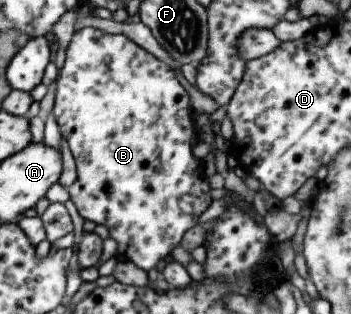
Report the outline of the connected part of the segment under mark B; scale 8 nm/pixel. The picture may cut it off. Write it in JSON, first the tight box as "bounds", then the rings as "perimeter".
{"bounds":[52,28,212,273],"perimeter":[[[83,28],[73,33],[71,42],[62,53],[56,81],[57,91],[52,112],[62,137],[69,144],[69,150],[72,152],[77,168],[77,180],[68,188],[70,199],[84,220],[92,220],[95,224],[102,224],[109,230],[110,238],[117,242],[117,258],[131,261],[148,273],[149,270],[156,268],[155,266],[161,260],[171,258],[172,250],[180,245],[183,234],[198,224],[201,214],[212,202],[209,196],[209,190],[212,187],[202,171],[202,162],[193,154],[193,146],[198,140],[198,130],[192,118],[189,95],[177,79],[175,71],[164,61],[158,60],[145,48],[137,46],[136,42],[129,40],[123,34],[106,33],[95,28]]]}

